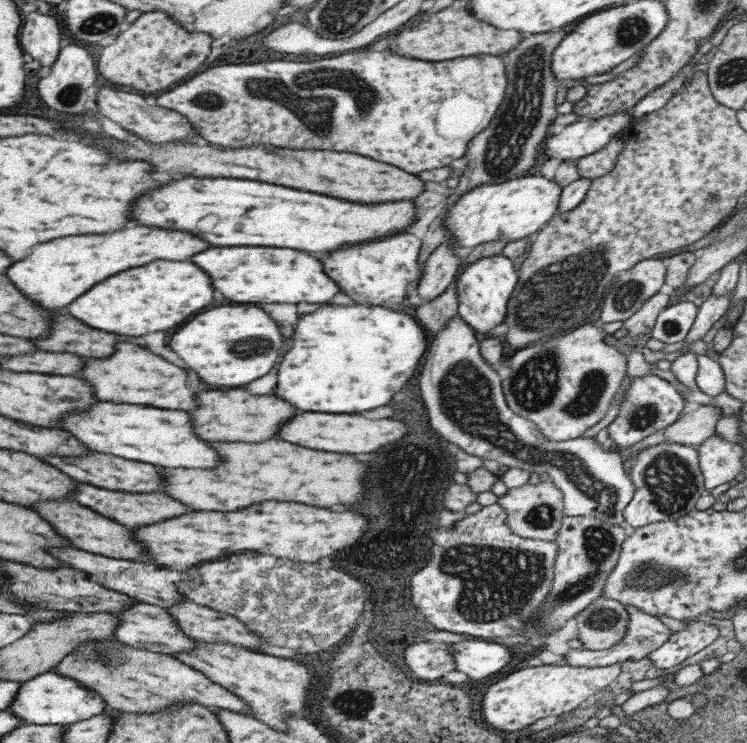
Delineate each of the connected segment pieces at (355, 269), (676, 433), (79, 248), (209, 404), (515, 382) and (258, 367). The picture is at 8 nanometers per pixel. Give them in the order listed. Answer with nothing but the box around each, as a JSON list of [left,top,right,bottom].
[[323,230,422,304],[662,406,721,447],[4,226,210,309],[191,390,295,442],[500,323,626,443],[169,306,283,386]]

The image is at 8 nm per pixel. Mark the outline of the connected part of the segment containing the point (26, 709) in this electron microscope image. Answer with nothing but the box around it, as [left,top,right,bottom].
[7,671,106,726]

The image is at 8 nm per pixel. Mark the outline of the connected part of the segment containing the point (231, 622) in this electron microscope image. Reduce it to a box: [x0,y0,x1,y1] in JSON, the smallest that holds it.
[165,599,261,652]

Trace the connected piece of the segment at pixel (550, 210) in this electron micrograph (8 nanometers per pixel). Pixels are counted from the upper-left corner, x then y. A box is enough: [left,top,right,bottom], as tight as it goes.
[442,174,561,246]

